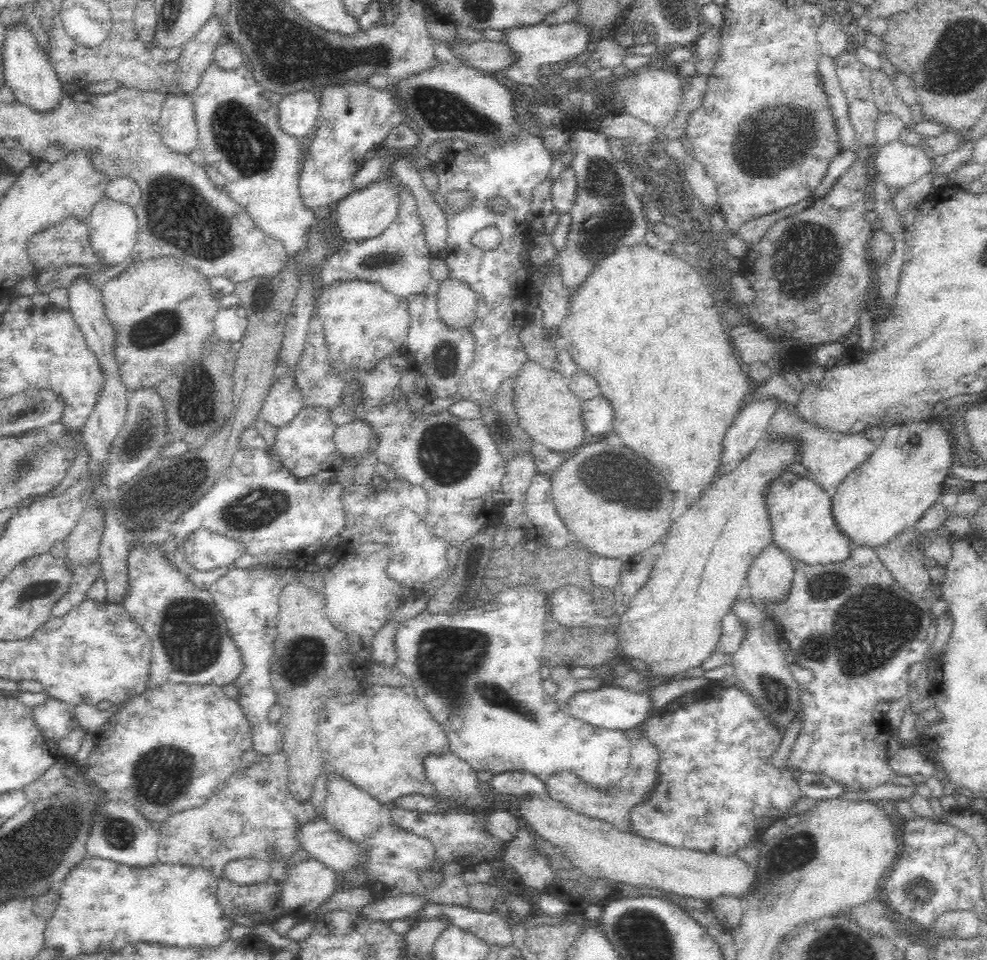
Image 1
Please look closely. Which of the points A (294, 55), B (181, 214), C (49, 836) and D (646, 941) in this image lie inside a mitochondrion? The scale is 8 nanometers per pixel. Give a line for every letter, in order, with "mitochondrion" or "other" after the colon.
A: mitochondrion
B: mitochondrion
C: mitochondrion
D: mitochondrion

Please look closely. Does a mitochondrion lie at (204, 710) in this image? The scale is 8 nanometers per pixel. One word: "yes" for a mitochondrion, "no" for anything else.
no

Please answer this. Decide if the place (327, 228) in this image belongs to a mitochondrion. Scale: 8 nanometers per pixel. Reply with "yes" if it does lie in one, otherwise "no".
no

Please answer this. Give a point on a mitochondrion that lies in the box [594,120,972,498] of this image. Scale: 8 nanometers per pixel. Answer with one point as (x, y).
(796, 283)

